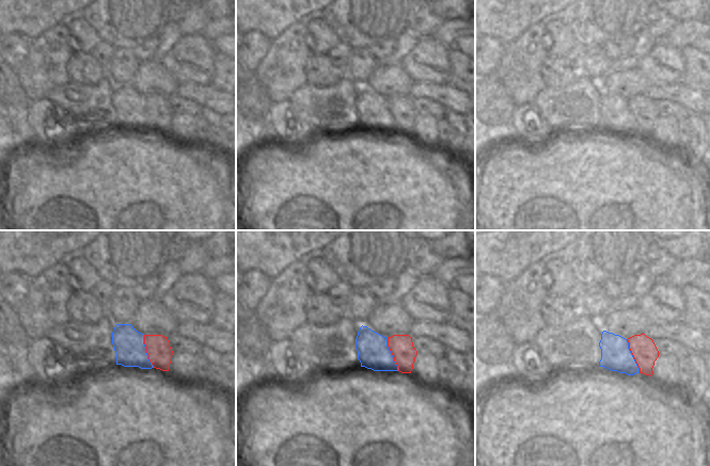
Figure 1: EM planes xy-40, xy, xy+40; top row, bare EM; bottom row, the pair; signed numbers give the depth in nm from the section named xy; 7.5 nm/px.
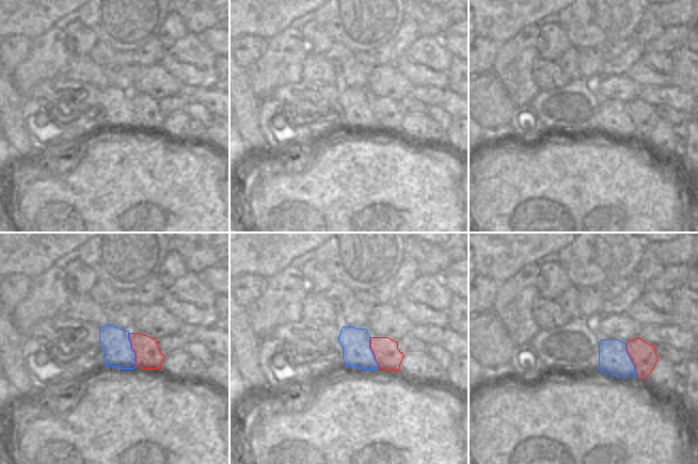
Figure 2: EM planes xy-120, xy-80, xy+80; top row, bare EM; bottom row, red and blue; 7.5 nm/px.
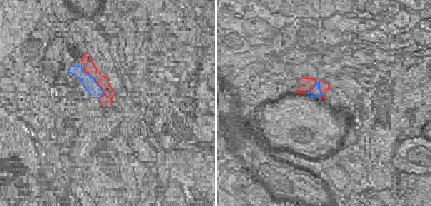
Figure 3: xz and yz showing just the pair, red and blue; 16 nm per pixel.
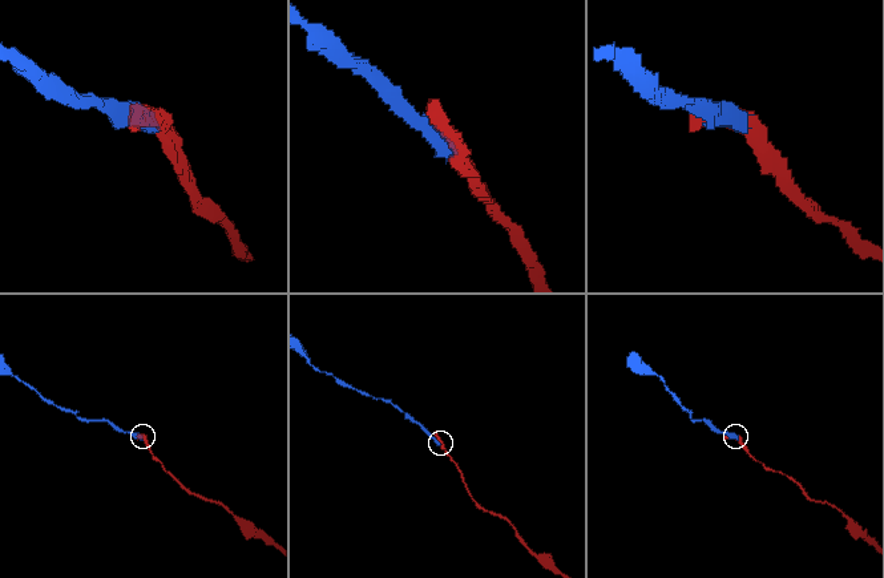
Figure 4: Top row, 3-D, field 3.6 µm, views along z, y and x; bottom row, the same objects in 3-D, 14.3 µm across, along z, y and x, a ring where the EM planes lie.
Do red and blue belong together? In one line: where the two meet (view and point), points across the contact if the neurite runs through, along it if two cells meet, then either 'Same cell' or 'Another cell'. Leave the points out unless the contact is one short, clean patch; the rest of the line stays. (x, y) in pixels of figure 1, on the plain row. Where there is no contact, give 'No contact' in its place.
Touches red at xy (392, 115). Same cell

